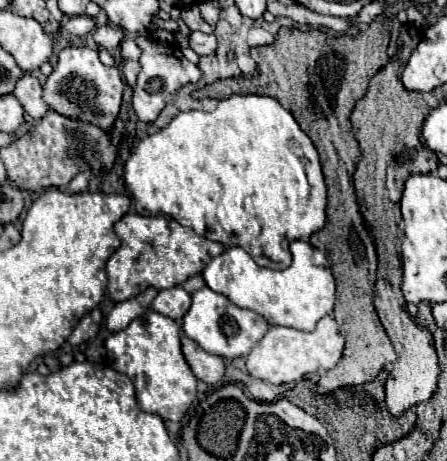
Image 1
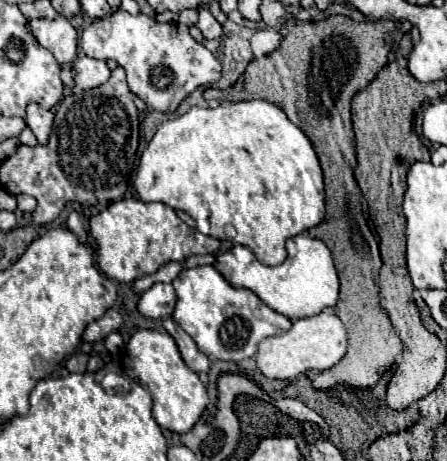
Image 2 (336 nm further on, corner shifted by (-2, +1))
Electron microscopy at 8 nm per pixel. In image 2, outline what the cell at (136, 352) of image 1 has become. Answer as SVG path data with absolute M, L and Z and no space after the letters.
M136 331L126 345L124 371L130 379L134 379L150 391L154 399L152 417L162 429L168 429L172 433L188 433L208 405L206 387L202 385L198 375L192 369L188 369L188 365L182 361L174 339L166 331Z

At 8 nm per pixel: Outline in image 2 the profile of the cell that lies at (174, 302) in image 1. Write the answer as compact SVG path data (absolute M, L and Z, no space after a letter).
M156 283L140 295L138 311L150 319L170 317L176 305L176 291L168 283Z

